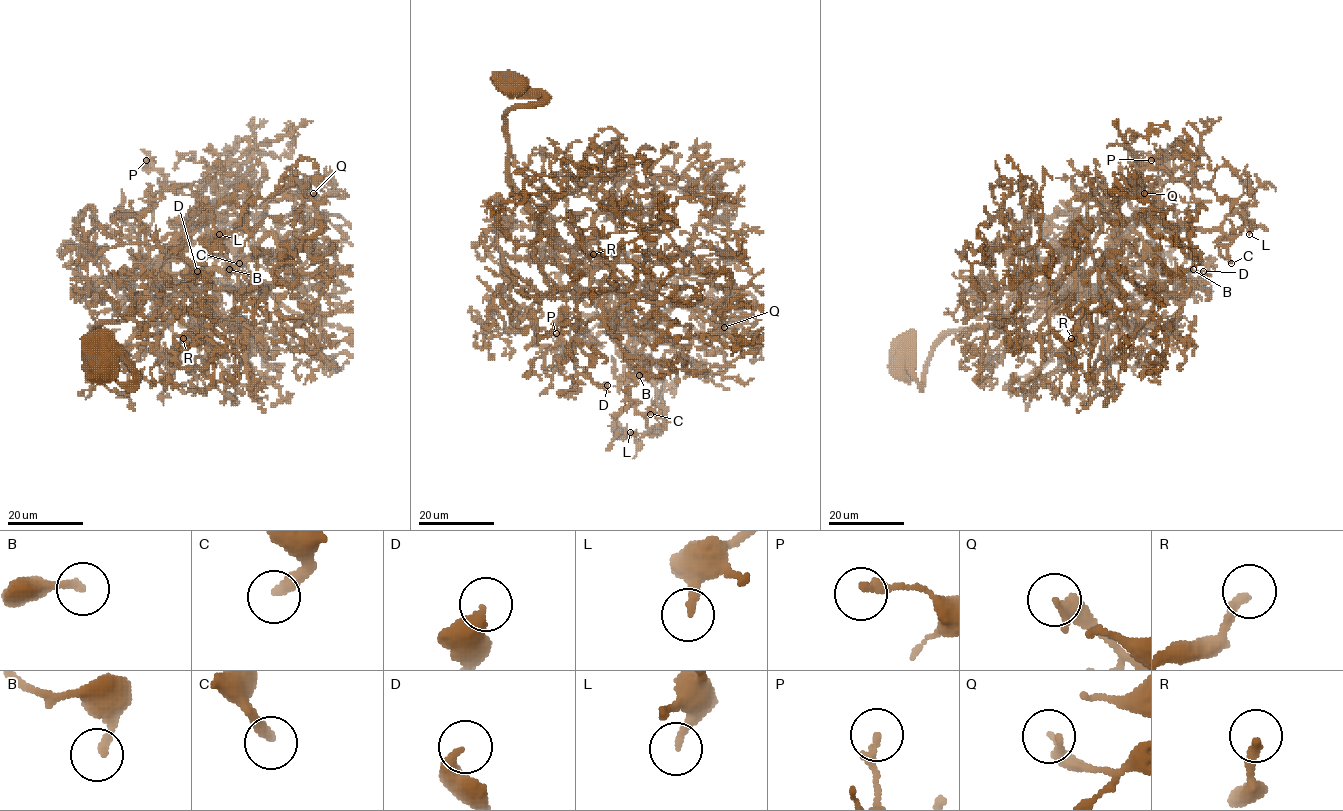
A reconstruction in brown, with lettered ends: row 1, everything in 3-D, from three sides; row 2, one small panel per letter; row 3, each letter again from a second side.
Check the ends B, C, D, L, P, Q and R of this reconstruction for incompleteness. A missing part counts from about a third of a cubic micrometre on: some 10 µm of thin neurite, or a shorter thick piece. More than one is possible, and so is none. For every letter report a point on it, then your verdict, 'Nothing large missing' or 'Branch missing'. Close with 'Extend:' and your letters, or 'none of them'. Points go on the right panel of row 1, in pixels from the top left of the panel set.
B: Place: (1193, 269). Nothing large missing
C: Place: (1231, 263). Nothing large missing
D: Place: (1203, 271). Nothing large missing
L: Place: (1249, 234). Nothing large missing
P: Place: (1151, 160). Nothing large missing
Q: Place: (1144, 193). Nothing large missing
R: Place: (1071, 338). Nothing large missing
Extend: none of them

